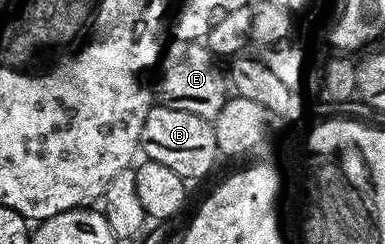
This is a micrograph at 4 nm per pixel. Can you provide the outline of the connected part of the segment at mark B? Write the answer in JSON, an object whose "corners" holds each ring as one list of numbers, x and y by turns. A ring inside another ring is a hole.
{"corners":[[169,105,155,106,146,118,146,129,144,132,144,155,151,163,168,165,172,173,176,173,180,178,187,181,202,179,220,160,218,149,218,134,214,132,214,123,211,120,200,117,196,113,184,113,184,109,172,109]]}

